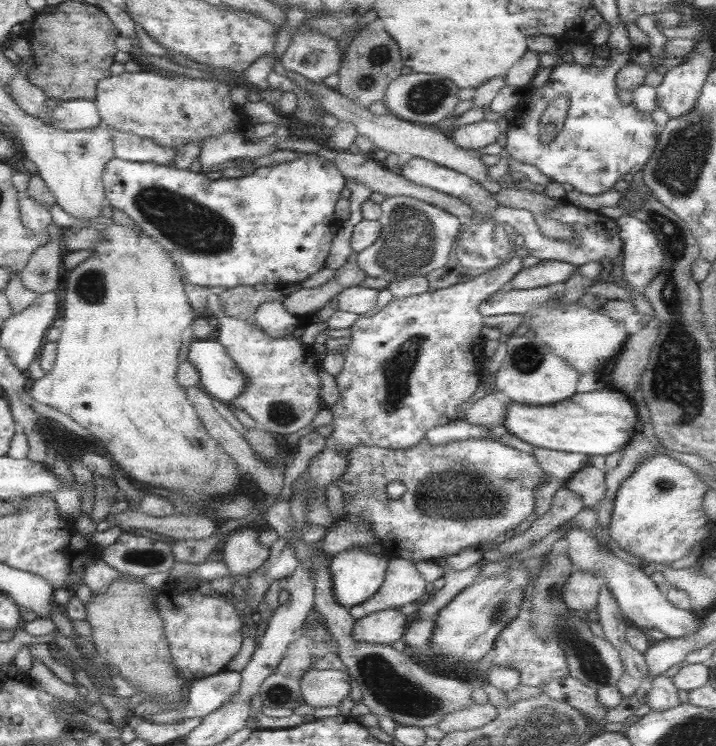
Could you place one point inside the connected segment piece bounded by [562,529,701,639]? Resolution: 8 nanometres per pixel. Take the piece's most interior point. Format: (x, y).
(644, 605)

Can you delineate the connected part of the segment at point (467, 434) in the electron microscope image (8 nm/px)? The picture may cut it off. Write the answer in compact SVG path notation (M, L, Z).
M456 418L447 424L430 428L424 434L423 440L429 446L441 446L469 439L491 439L492 429L475 426Z

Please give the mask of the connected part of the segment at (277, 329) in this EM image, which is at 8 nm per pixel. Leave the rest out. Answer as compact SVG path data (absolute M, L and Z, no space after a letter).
M282 301L263 302L252 314L255 326L271 337L293 336L298 332L296 315L288 313Z

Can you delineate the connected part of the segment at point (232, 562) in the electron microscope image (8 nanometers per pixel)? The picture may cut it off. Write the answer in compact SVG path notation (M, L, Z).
M248 527L235 528L224 540L219 550L222 553L222 562L225 564L229 574L240 580L244 579L247 572L254 571L268 556L268 548L256 541L256 534Z

